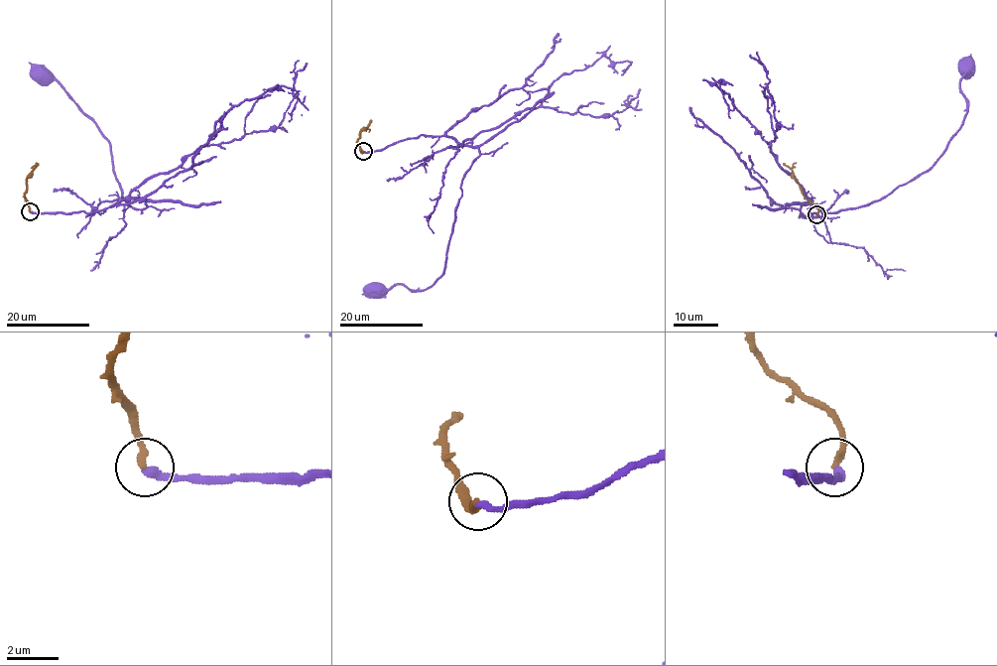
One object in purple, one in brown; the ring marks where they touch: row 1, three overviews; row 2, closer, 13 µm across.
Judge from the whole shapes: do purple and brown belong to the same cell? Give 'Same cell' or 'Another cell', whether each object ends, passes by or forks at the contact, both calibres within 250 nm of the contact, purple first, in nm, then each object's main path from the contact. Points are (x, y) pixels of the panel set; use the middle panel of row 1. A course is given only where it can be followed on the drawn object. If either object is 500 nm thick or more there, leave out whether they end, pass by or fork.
Same cell. At the ring purple ends. At the ring brown ends. Thickness 280 nm (purple) against 240 nm. Course of purple: (363, 152), (426, 135), (447, 136), (480, 154), (461, 184), (442, 274), (423, 290), (395, 284), (373, 289). Course of brown: (363, 152), (359, 134), (372, 120)

